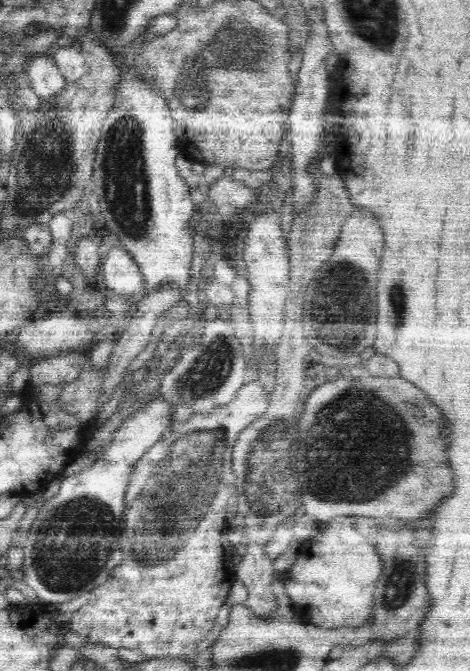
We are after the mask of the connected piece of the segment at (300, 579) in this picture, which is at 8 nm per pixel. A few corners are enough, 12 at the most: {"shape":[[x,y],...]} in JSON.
{"shape":[[354,518],[308,538],[279,581],[297,618],[372,618],[382,560]]}

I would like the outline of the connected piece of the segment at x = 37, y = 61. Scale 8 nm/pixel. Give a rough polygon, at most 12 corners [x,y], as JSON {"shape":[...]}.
{"shape":[[36,56],[27,82],[41,101],[67,86],[54,56]]}

